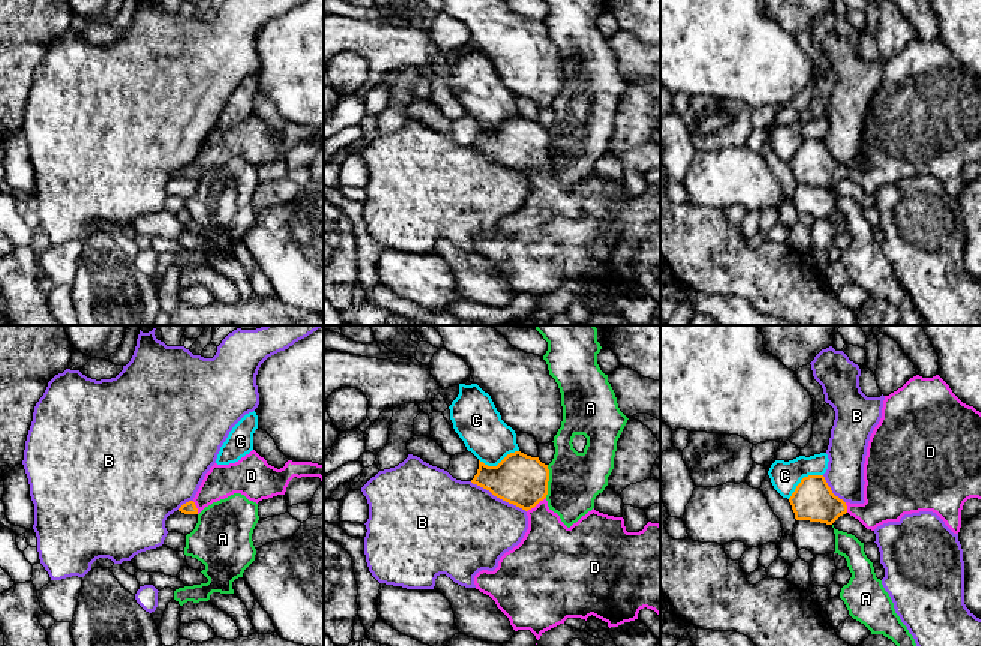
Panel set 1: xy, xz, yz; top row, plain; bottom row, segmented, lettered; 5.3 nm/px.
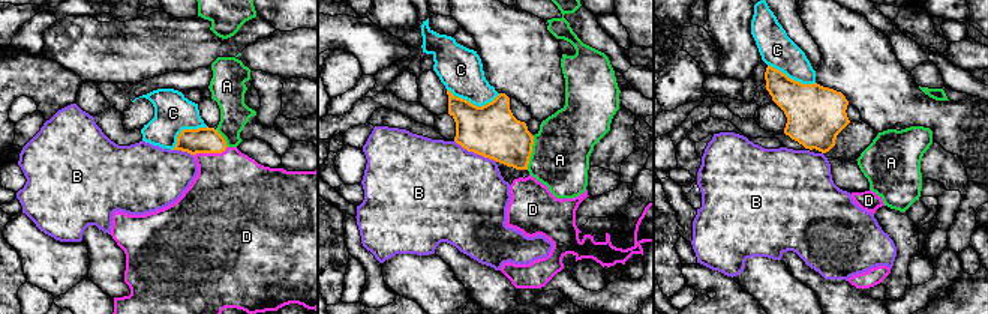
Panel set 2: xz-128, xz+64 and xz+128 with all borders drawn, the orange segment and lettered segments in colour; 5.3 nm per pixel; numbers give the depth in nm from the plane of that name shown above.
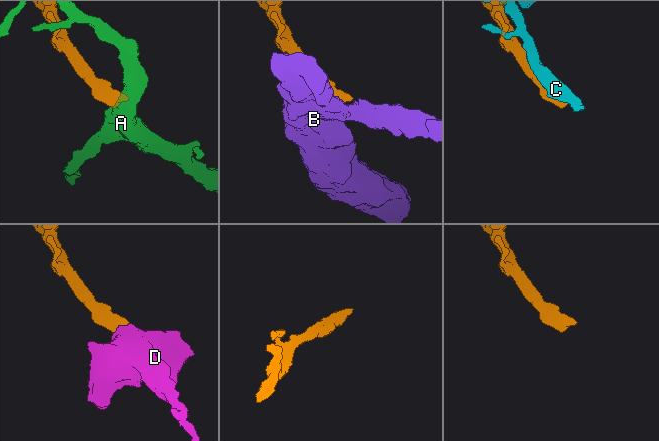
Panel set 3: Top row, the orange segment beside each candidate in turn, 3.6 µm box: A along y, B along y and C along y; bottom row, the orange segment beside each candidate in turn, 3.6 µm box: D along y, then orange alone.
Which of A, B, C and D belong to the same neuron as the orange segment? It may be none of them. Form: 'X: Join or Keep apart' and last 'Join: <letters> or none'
A: Keep apart
B: Keep apart
C: Keep apart
D: Join
Join: D

